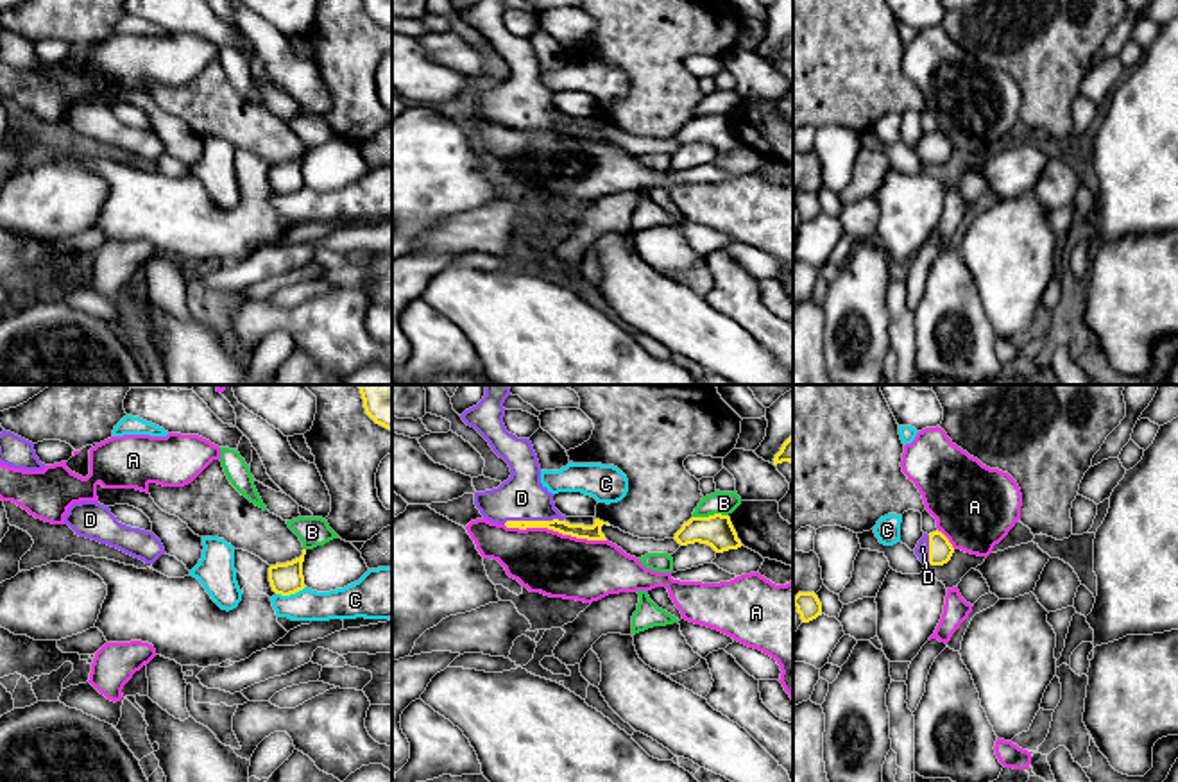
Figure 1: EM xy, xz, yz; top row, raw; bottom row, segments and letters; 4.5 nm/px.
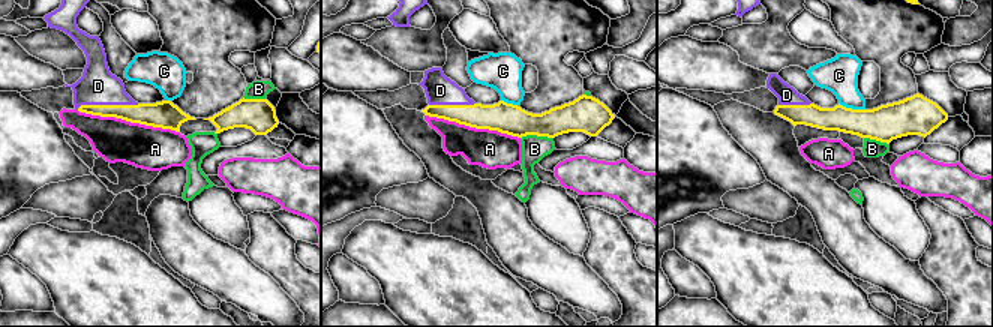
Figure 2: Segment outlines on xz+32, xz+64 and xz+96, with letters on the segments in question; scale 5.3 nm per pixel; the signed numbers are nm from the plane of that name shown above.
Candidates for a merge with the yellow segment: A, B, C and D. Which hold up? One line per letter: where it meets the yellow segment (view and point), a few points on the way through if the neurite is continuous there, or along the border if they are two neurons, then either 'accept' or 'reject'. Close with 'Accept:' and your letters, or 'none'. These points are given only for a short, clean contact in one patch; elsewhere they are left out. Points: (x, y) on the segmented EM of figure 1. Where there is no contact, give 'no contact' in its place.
A: contact xz (555, 530); reject
B: contact xz (709, 516); reject
C: contact xy (290, 593); reject
D: contact xz (532, 521); accept
Accept: D

